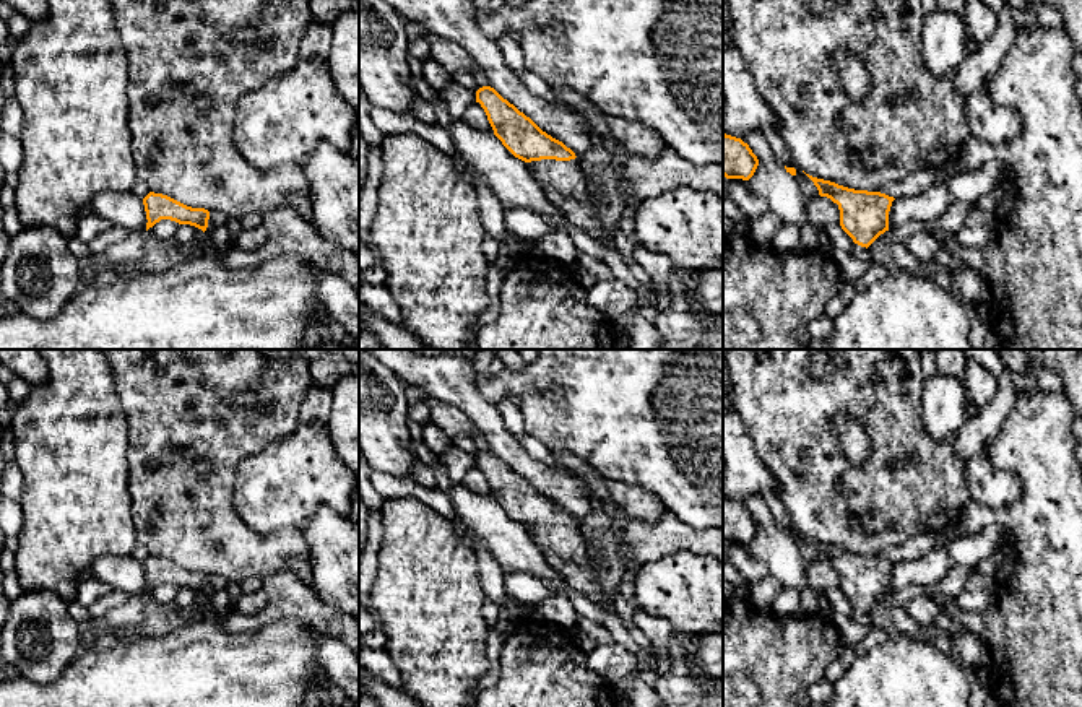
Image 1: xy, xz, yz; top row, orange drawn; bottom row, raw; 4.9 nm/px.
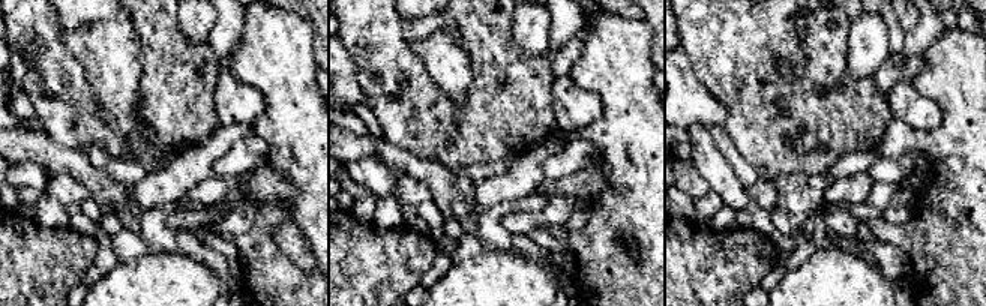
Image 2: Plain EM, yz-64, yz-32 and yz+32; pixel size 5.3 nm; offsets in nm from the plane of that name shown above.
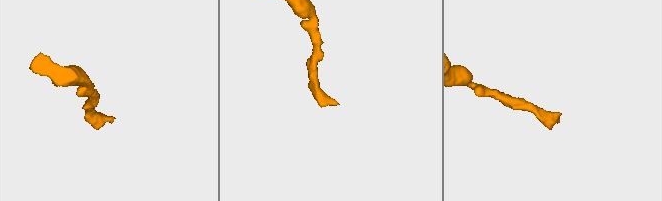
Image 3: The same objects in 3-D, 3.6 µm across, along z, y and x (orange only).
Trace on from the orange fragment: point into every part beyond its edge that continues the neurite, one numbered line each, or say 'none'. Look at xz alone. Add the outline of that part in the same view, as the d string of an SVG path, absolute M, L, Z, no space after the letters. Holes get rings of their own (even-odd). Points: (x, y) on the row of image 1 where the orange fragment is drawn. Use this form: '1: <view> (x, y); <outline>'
1: xz (562, 182); M541 159L531 161L530 166L546 198L564 218L604 247L614 247L612 237L601 236L601 223L586 192L585 177L577 159Z

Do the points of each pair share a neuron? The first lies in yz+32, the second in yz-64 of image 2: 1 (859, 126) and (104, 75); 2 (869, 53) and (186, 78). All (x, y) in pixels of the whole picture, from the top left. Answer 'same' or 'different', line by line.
1: different
2: different

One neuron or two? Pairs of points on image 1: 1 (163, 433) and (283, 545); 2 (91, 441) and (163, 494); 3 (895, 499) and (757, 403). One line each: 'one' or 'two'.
1: one
2: two
3: one

